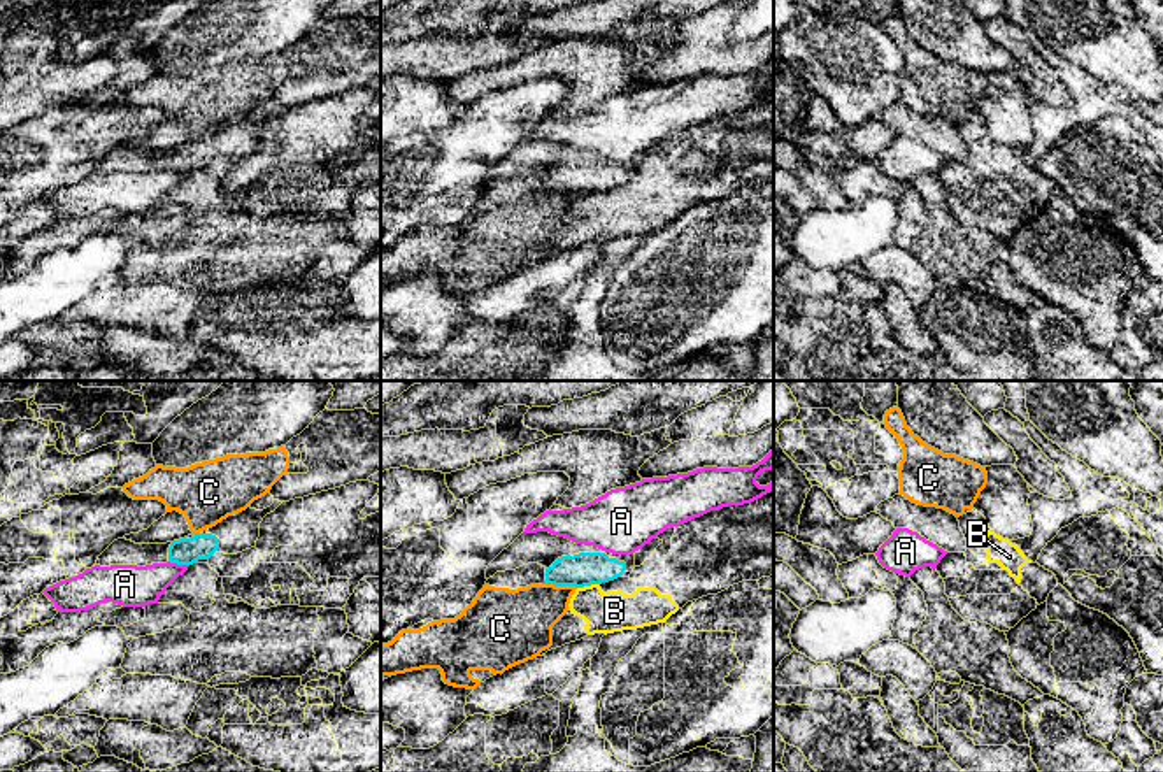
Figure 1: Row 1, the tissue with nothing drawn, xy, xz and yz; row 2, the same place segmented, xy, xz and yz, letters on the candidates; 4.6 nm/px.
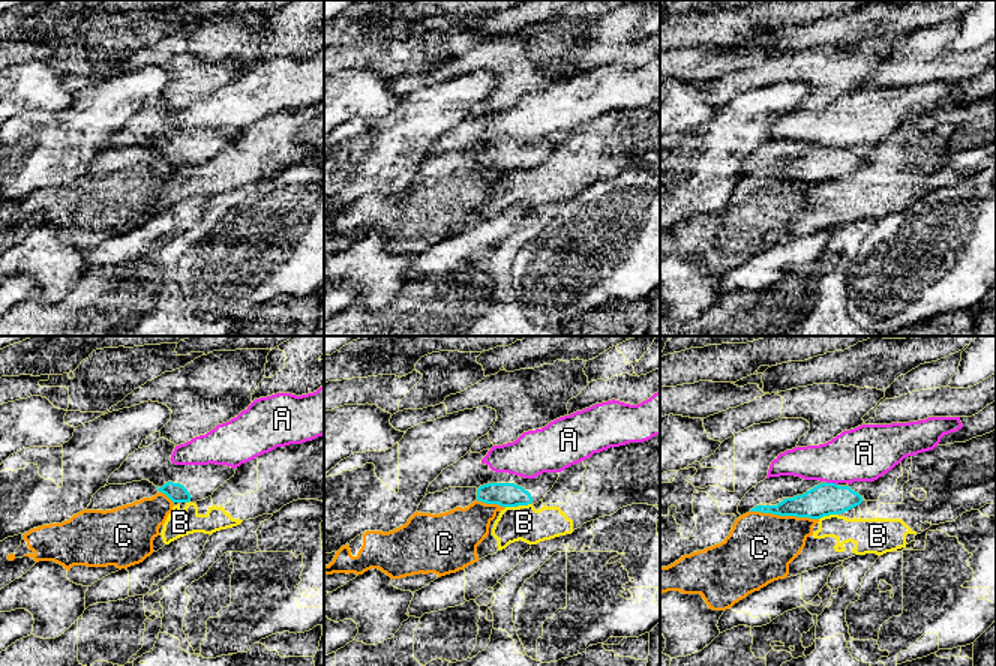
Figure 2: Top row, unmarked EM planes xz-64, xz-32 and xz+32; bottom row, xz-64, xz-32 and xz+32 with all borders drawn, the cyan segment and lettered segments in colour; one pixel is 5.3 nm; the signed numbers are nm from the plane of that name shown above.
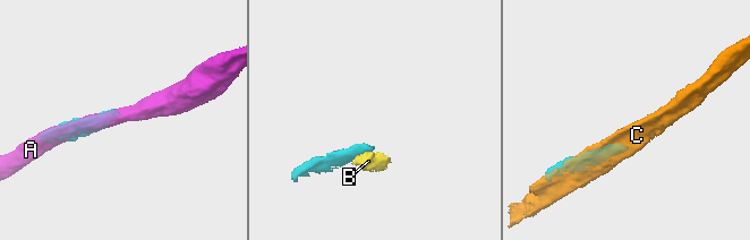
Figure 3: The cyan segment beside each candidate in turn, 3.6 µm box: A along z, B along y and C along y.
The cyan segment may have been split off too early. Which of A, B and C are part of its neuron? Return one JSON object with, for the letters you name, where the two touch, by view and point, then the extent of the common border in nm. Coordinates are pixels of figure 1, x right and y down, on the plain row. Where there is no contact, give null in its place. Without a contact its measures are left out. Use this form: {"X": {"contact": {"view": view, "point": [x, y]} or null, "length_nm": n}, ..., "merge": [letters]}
{"merge": []}

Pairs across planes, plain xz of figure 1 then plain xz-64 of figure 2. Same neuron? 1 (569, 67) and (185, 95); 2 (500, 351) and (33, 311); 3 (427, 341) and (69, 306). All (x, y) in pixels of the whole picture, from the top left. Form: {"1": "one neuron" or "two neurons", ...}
{"1": "one neuron", "2": "one neuron", "3": "two neurons"}

